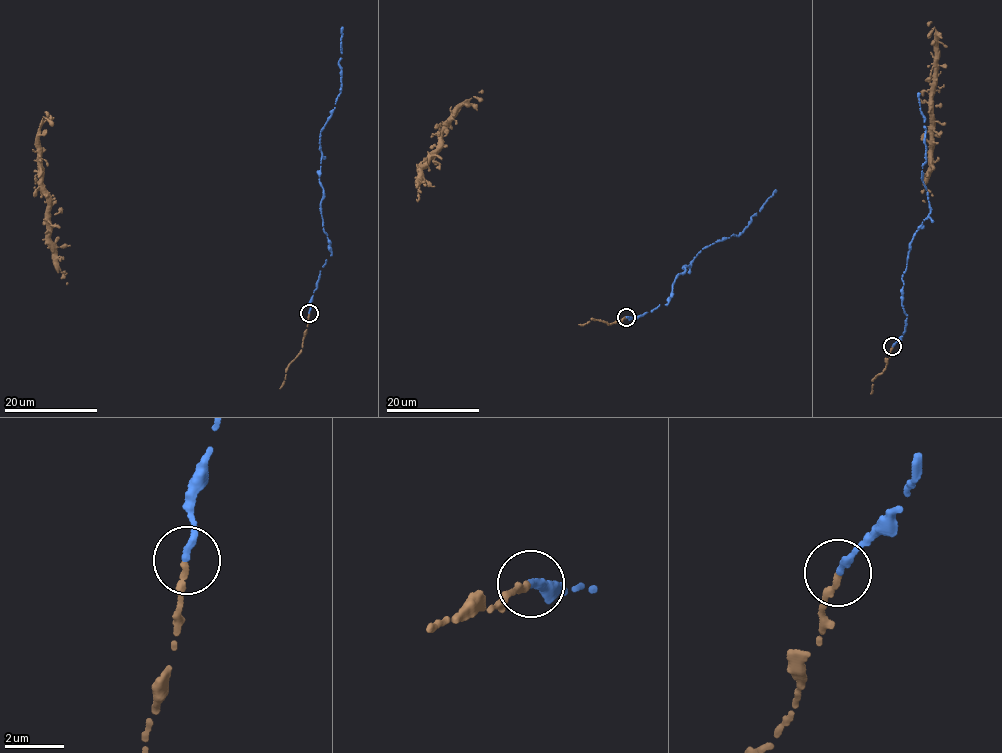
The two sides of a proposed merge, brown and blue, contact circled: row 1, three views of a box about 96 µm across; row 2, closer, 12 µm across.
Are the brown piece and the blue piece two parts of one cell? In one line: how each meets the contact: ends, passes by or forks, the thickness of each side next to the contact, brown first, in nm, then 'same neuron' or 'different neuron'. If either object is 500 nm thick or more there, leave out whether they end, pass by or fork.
brown ends there; blue ends there; 240 nm thick on the brown side, 260 nm on the other; same neuron

